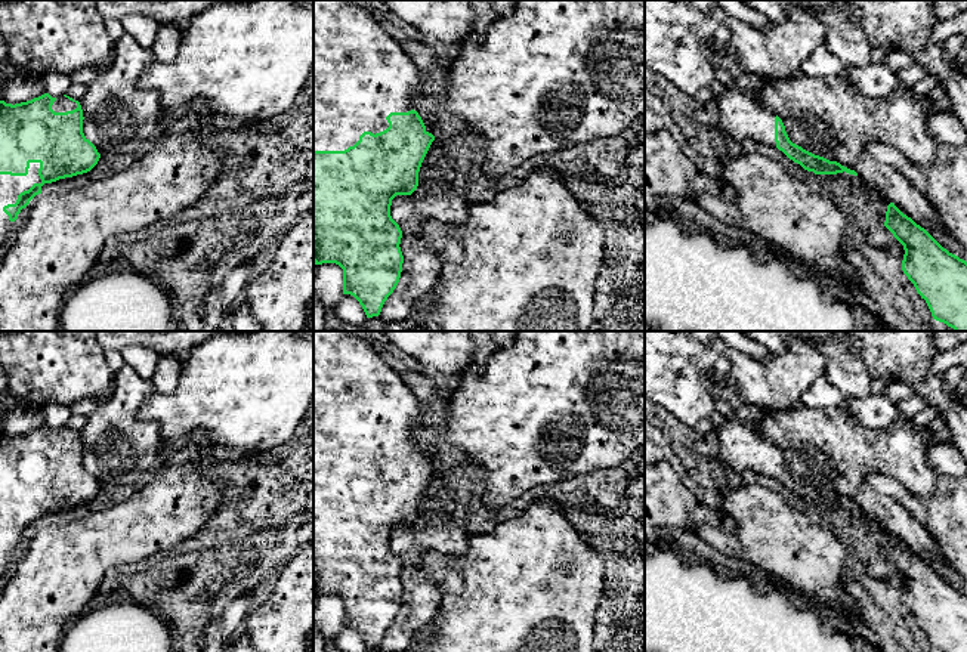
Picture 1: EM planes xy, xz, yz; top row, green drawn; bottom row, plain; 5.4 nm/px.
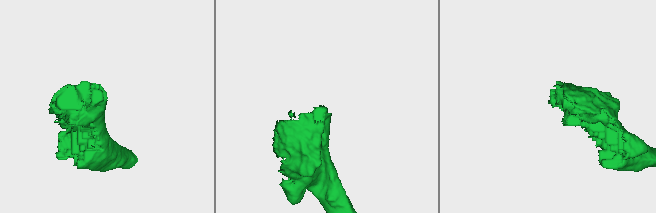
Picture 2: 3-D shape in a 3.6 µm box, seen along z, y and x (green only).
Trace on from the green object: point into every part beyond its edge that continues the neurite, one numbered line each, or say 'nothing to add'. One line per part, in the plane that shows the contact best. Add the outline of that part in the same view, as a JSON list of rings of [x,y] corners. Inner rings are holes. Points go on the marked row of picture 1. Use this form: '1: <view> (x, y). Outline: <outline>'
1: xy (11, 187). Outline: [[[30,163],[27,176],[0,174],[0,248],[7,244],[13,231],[13,222],[9,220],[9,216],[3,211],[3,207],[7,204],[15,204],[18,195],[28,191],[34,183],[41,183],[38,169],[40,163]]]

